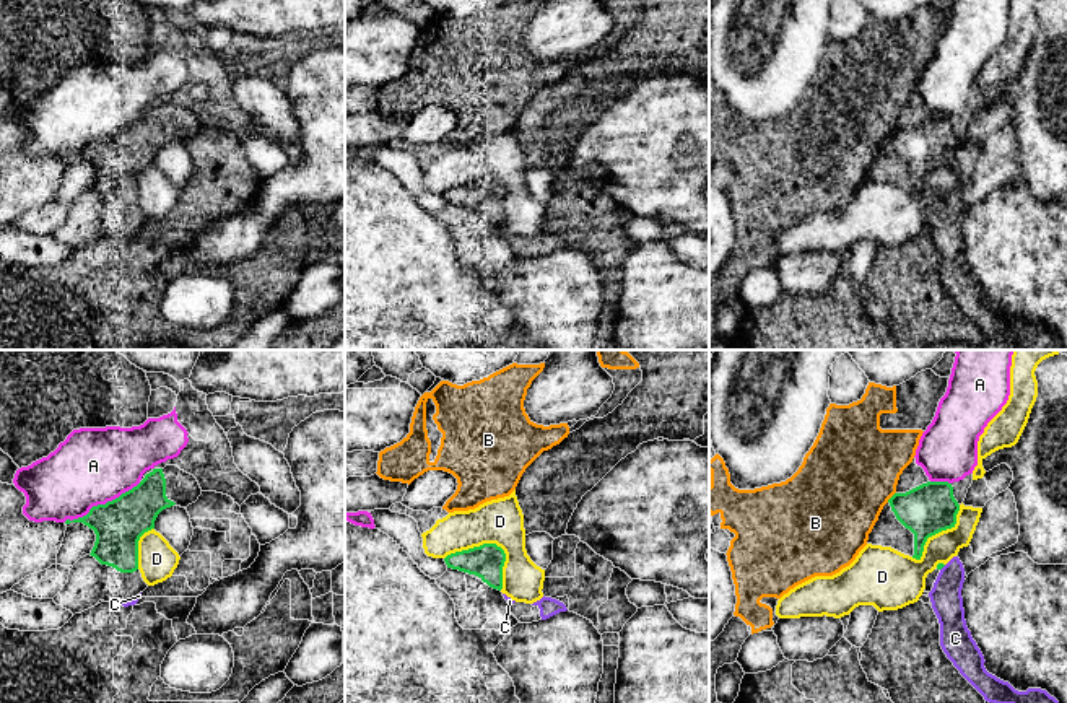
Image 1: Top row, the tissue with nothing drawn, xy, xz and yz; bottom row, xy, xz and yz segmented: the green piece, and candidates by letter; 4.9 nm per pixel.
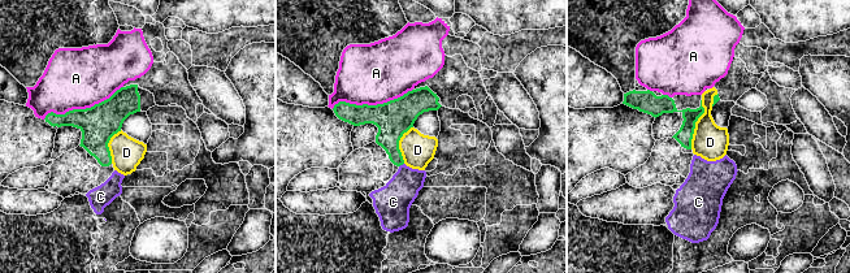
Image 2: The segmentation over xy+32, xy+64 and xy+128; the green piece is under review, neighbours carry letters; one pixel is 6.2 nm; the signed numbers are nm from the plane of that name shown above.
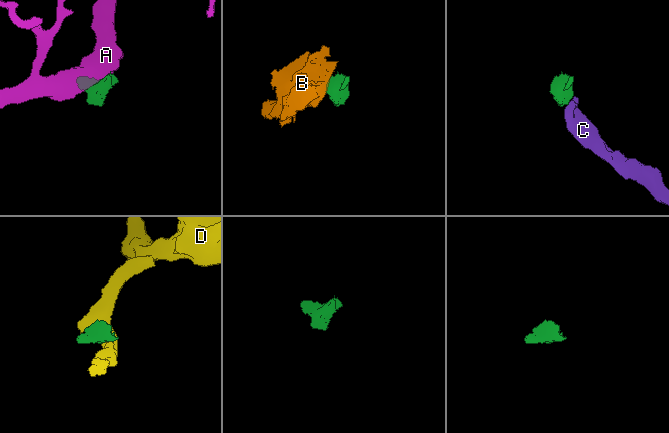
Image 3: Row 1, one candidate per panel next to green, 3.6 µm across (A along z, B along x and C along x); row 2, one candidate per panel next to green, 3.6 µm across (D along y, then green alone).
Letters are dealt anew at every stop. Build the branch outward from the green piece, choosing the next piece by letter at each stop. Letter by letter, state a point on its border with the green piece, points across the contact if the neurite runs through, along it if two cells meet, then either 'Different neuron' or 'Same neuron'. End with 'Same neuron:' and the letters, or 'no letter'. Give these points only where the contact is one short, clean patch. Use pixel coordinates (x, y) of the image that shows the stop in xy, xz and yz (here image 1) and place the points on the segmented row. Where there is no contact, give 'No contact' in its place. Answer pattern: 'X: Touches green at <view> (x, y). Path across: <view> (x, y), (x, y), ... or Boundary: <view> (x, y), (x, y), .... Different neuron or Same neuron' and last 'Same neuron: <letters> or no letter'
A: Touches green at xy (101, 505). Different neuron
B: Touches green at yz (892, 497). Different neuron
C: Touches green at yz (942, 567). Same neuron
D: Touches green at xz (493, 544). Different neuron
Same neuron: C

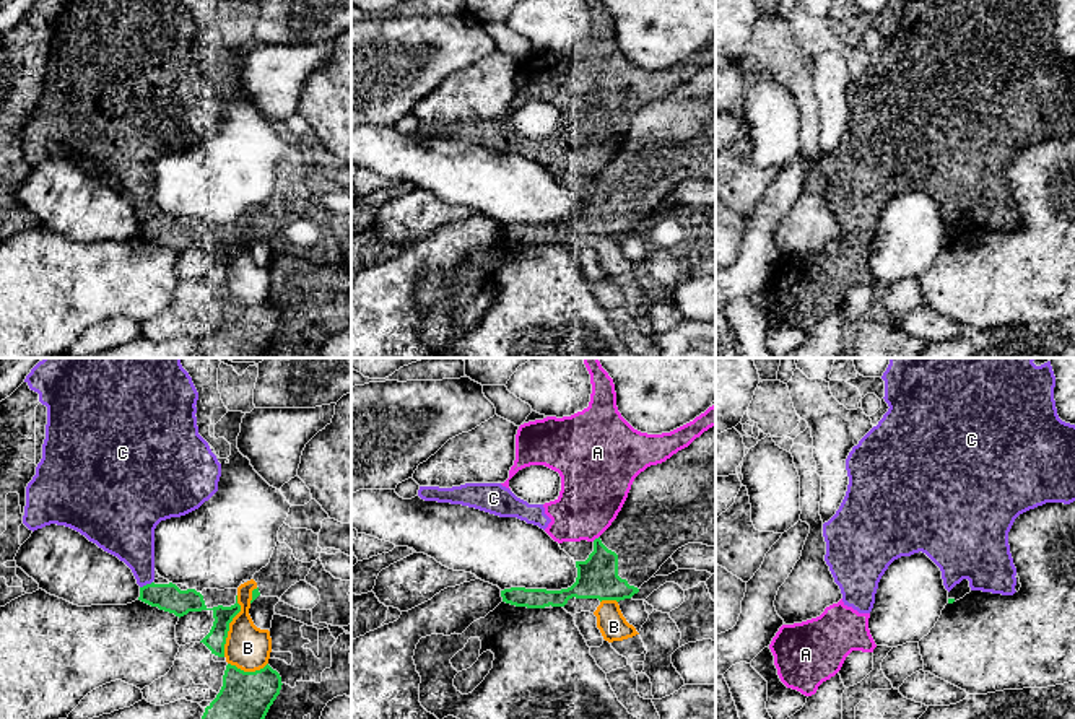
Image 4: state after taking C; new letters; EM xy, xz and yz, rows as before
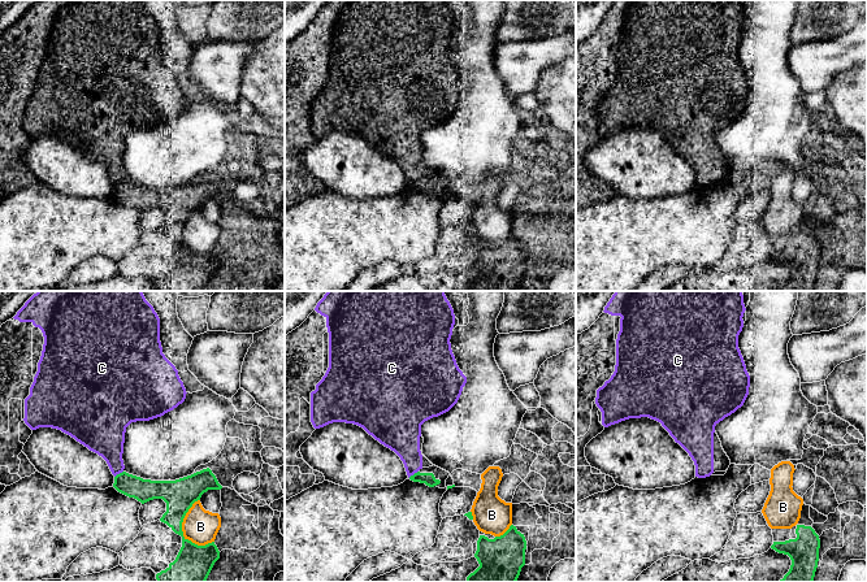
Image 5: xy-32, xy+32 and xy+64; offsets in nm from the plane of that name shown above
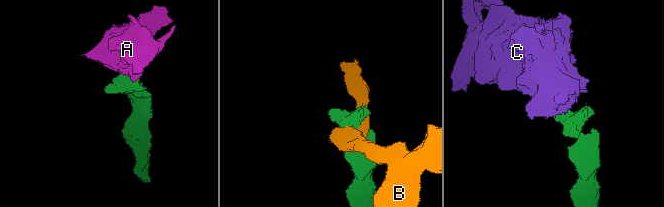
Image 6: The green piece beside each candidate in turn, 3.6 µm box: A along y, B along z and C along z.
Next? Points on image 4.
A: Touches green at xz (596, 539). Different neuron
B: Touches green at xy (228, 627). Different neuron
C: Touches green at xy (147, 584). Boundary: xy (152, 581), (140, 588). Different neuron
Same neuron: no letter

